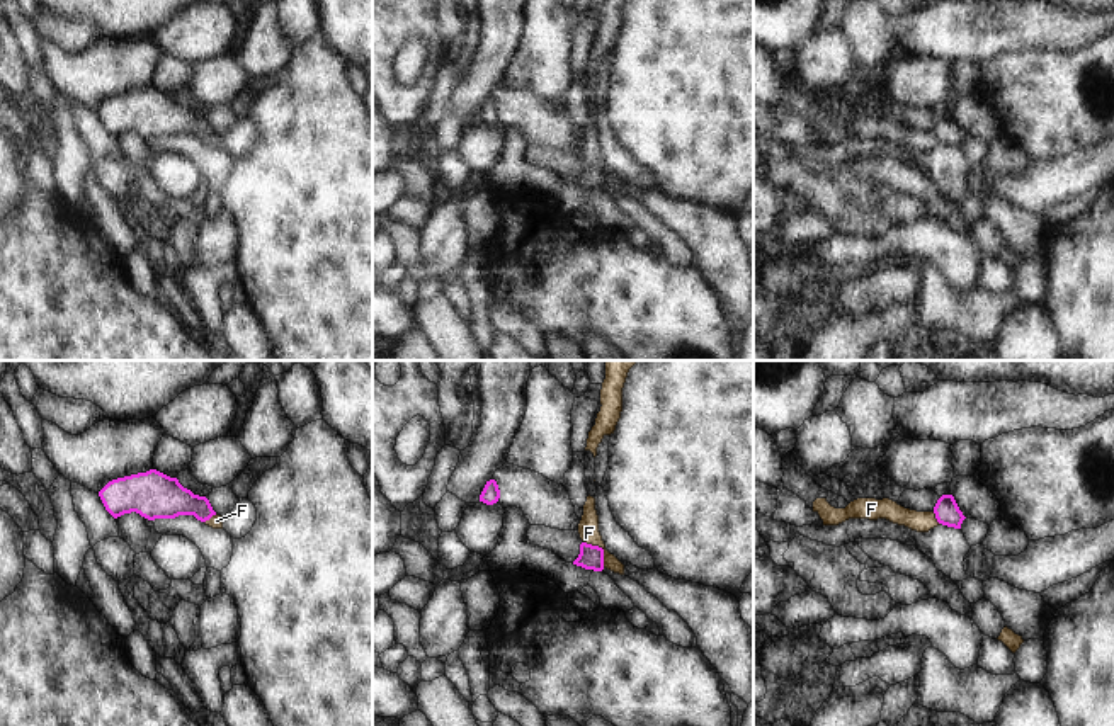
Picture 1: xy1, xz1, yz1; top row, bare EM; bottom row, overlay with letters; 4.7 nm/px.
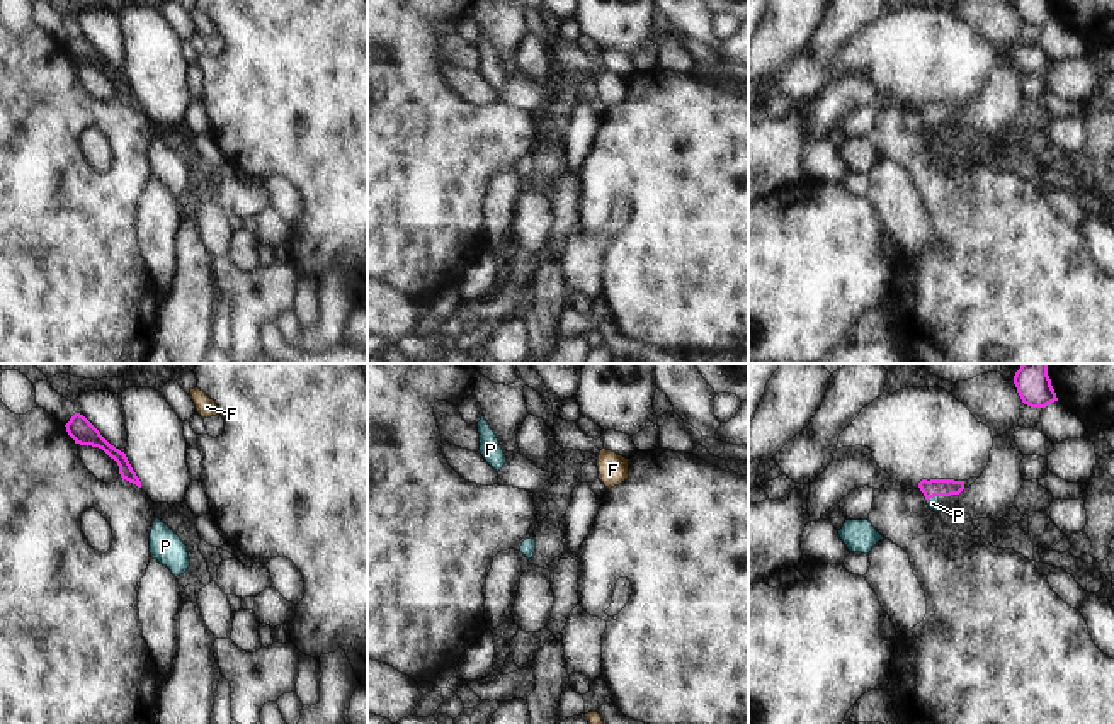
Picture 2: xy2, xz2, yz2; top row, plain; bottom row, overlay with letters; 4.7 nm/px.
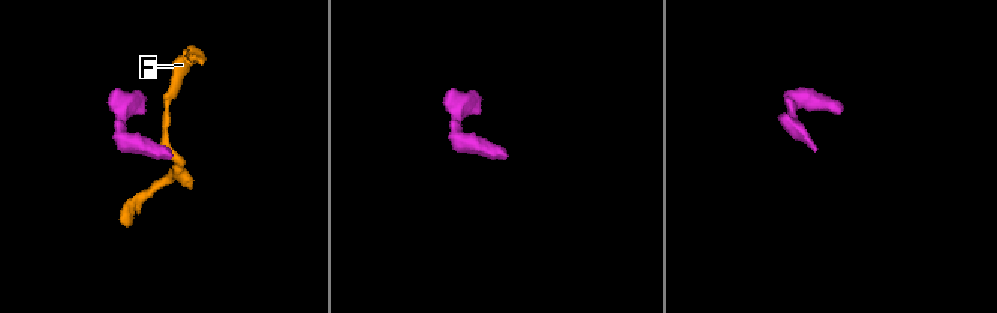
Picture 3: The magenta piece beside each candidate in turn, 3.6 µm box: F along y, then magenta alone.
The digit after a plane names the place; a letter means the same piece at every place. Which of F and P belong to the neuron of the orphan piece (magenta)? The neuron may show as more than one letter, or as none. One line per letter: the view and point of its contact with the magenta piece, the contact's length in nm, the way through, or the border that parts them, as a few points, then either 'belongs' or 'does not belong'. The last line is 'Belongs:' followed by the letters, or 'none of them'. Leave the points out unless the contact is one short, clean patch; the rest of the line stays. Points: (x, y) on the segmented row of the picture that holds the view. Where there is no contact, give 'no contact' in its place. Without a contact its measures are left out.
F: xz1 (602, 550) | 160 nm | along xz1 (584, 541), (602, 550), (604, 567) | does not belong
P: yz2 (932, 497) | 60 nm | across yz2 (931, 488), (932, 497), (932, 503) | belongs
Belongs: P

